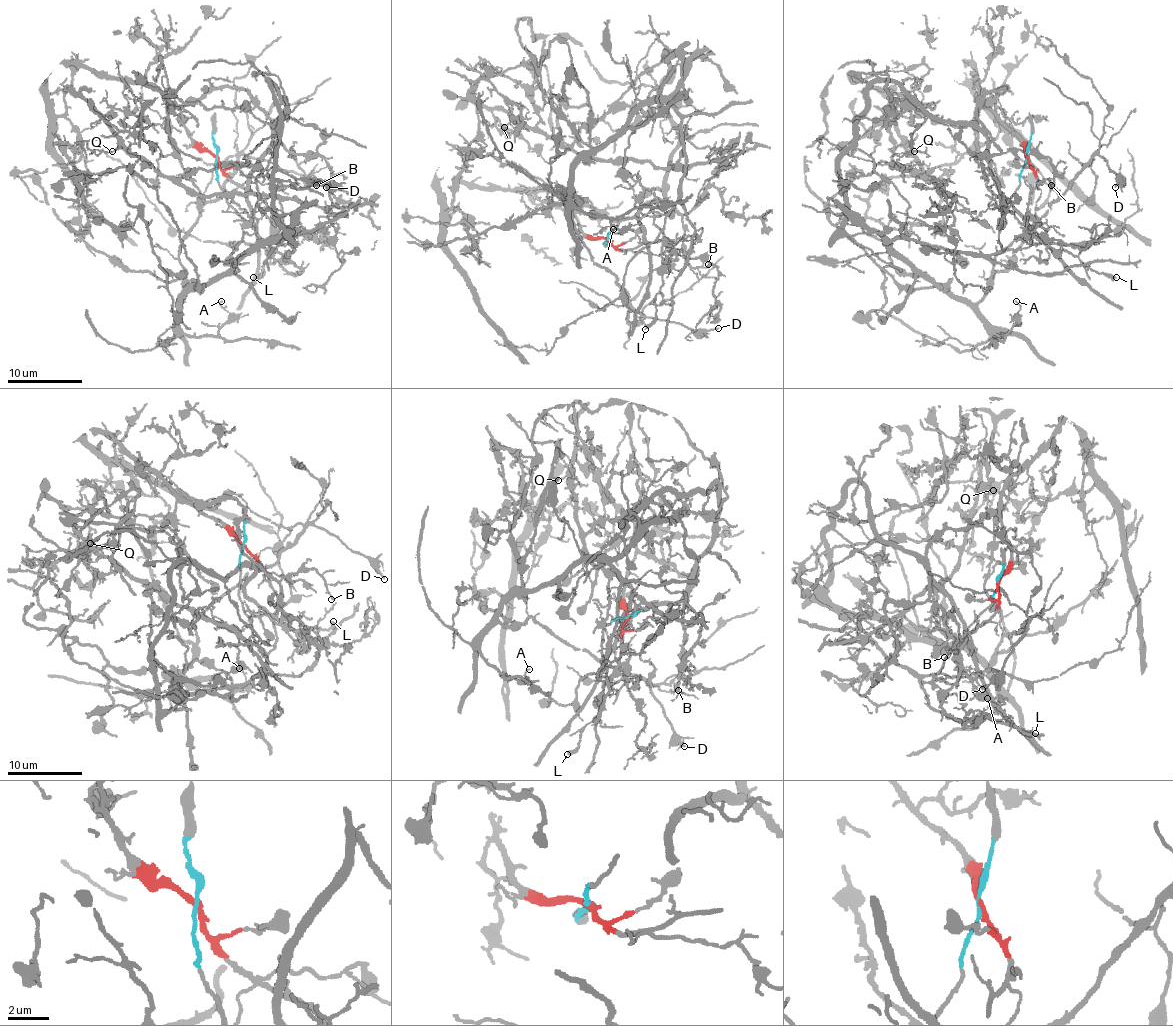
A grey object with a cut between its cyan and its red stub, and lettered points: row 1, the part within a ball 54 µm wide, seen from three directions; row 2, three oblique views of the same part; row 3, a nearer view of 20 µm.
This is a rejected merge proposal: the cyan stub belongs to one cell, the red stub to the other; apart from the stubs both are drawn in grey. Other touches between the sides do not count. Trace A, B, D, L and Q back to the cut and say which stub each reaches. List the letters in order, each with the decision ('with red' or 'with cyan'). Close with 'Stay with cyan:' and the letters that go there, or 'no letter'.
A: with cyan
B: with red
D: with cyan
L: with red
Q: with red
Stay with cyan: A, D

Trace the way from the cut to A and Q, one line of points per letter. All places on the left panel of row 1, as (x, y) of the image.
A: (216, 157), (227, 202), (292, 249), (253, 245), (182, 297), (178, 327), (214, 337), (221, 301)
Q: (216, 157), (253, 191), (270, 223), (264, 210), (251, 219), (229, 197), (190, 193), (119, 146), (111, 152)

